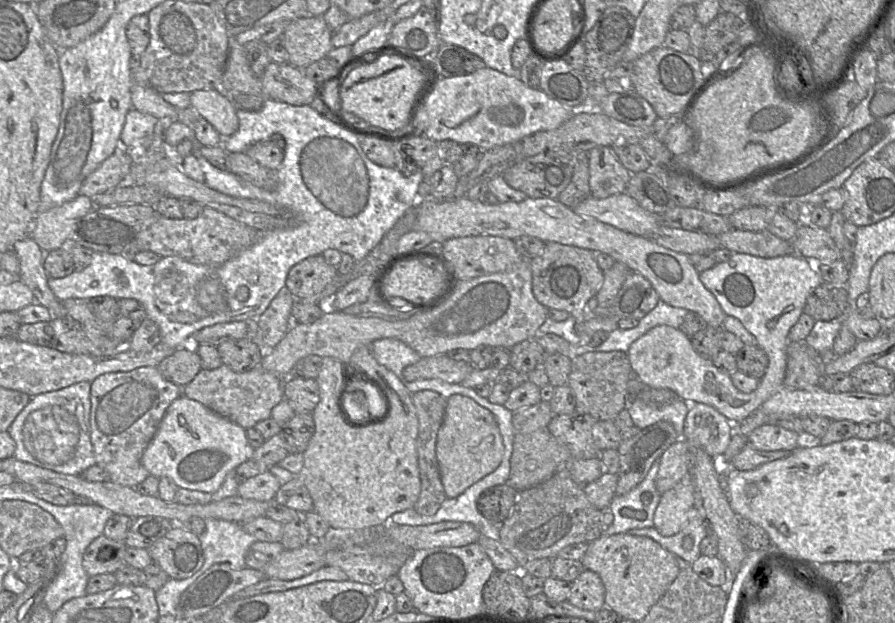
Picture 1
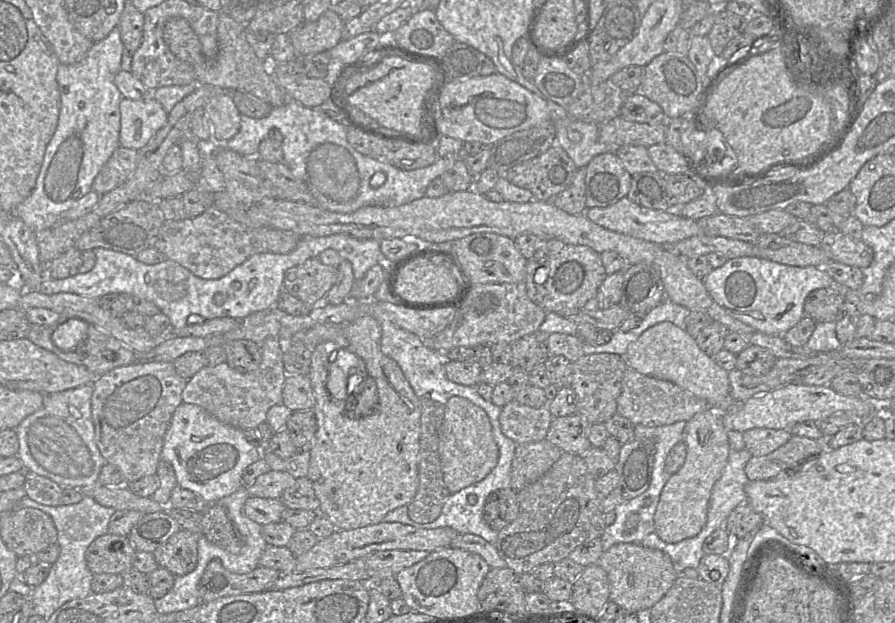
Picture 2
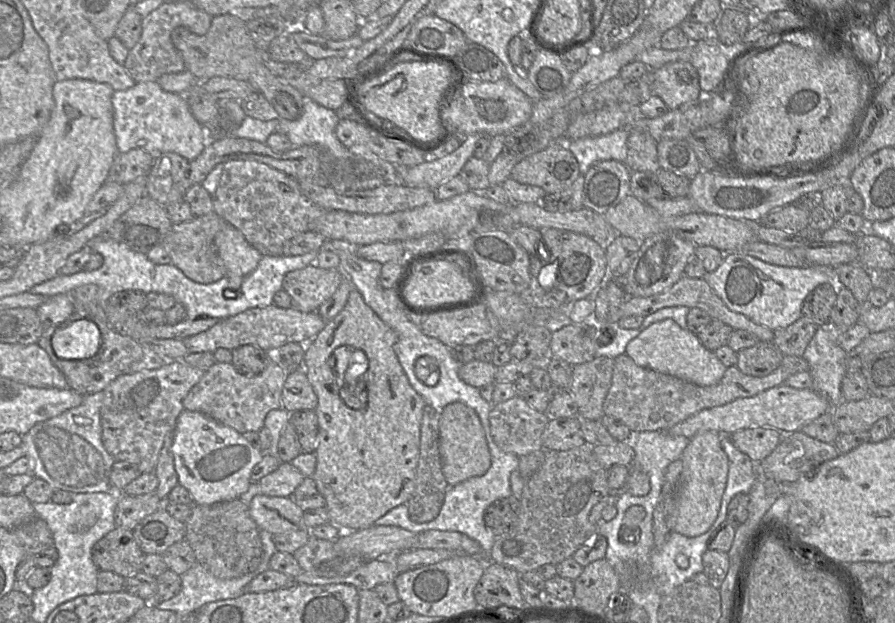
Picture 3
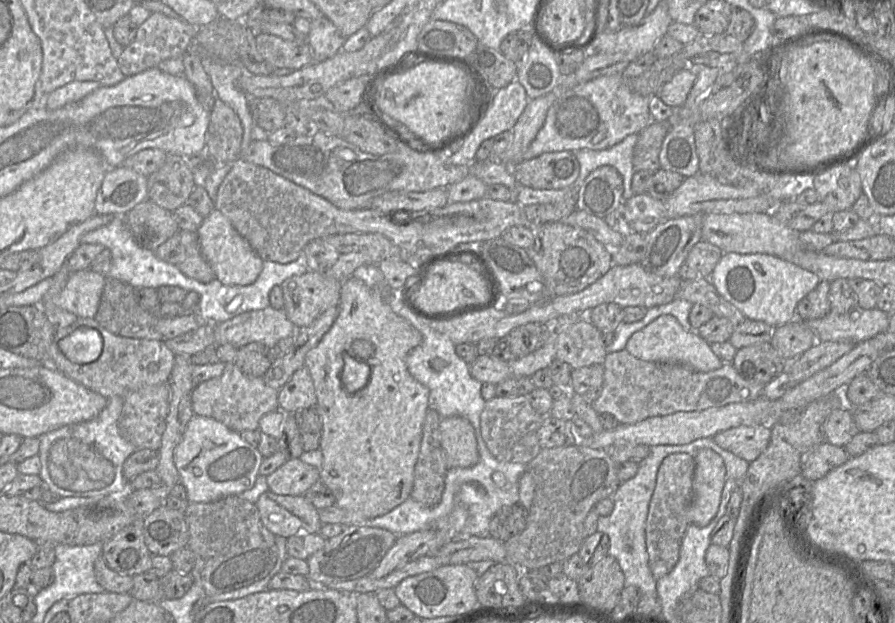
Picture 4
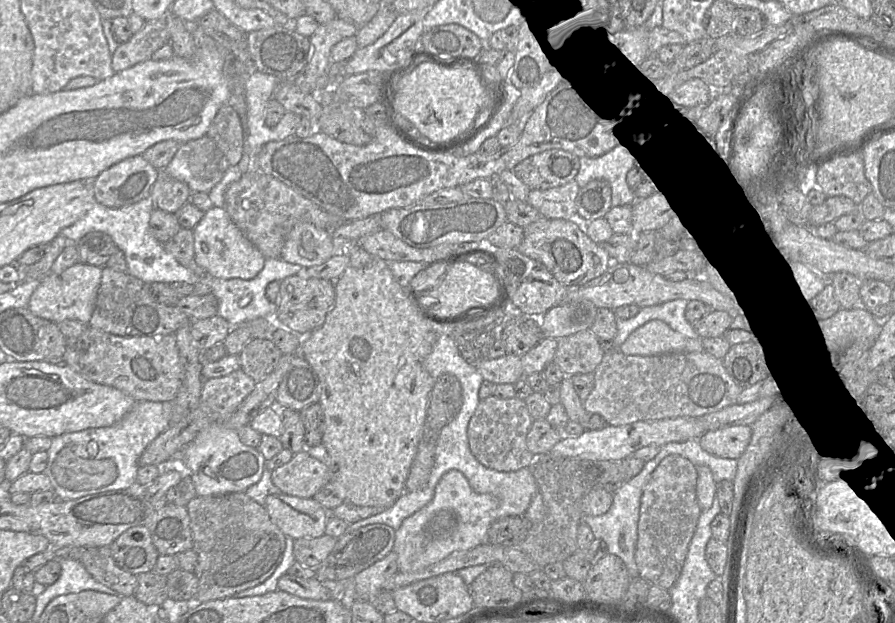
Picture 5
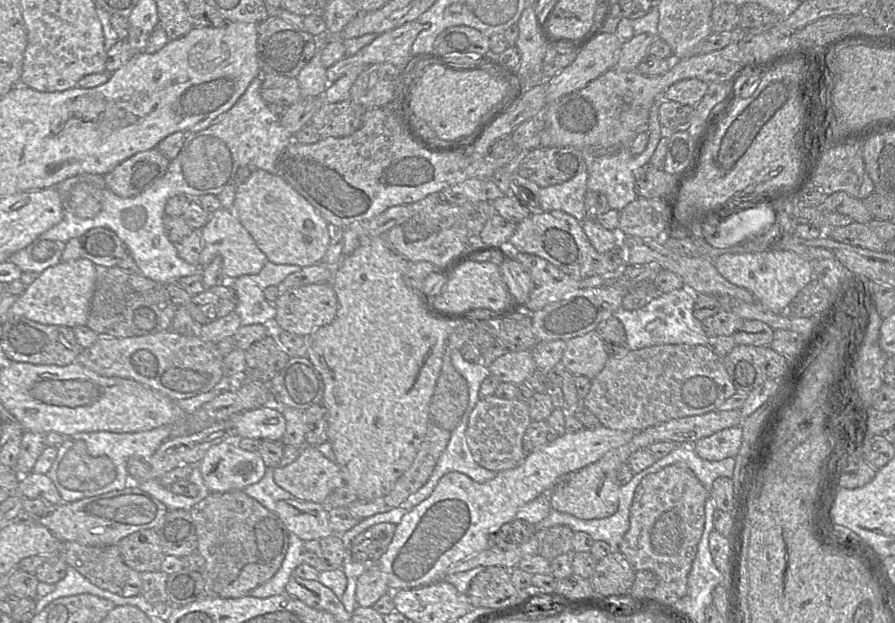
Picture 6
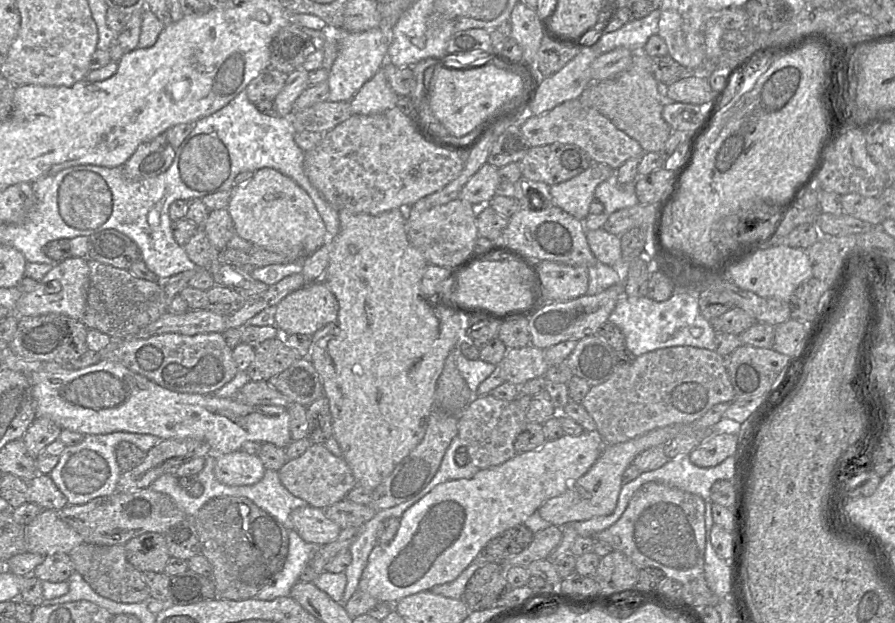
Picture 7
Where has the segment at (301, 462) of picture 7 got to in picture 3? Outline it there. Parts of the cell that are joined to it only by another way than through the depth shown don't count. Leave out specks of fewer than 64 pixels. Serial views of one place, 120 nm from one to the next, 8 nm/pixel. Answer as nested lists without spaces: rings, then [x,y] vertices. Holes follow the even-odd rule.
[[[281,462],[279,467],[261,478],[261,494],[275,497],[289,497],[301,484],[305,476],[290,462]]]

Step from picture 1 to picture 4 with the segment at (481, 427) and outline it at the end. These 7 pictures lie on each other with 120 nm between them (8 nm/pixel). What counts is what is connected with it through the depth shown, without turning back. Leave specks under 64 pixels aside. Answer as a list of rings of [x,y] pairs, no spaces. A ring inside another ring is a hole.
[[[459,416],[442,418],[439,432],[447,470],[468,468],[478,463],[477,439],[467,419]]]

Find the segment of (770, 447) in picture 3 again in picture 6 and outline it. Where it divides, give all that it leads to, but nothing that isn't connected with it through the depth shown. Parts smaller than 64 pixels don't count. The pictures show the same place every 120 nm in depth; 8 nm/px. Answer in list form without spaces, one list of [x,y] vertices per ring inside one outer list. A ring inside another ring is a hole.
[[[734,426],[698,440],[693,445],[693,449],[704,460],[721,461],[725,458],[735,457],[739,452],[741,443],[741,426]]]

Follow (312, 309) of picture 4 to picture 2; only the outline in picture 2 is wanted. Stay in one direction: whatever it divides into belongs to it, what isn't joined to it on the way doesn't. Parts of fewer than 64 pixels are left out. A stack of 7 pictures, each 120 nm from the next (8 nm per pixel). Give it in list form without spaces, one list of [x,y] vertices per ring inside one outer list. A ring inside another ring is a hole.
[[[318,257],[310,258],[284,273],[284,290],[310,307],[325,301],[337,280],[338,268],[323,264]]]

